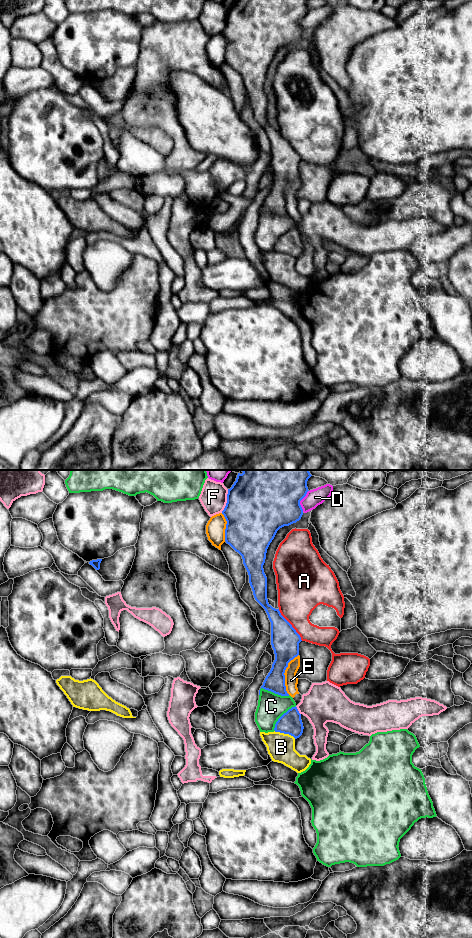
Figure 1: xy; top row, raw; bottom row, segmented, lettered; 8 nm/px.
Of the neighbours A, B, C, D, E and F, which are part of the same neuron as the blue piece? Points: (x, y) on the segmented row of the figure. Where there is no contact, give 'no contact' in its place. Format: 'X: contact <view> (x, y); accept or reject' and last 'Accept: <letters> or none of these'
A: contact xy (291, 625); reject
B: contact xy (285, 733); reject
C: contact xy (274, 692); reject
D: contact xy (300, 500); reject
E: contact xy (283, 674); reject
F: contact xy (227, 501); reject
Accept: none of these

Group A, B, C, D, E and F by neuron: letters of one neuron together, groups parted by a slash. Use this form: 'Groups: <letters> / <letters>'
Groups: A / B / C / D / E / F

